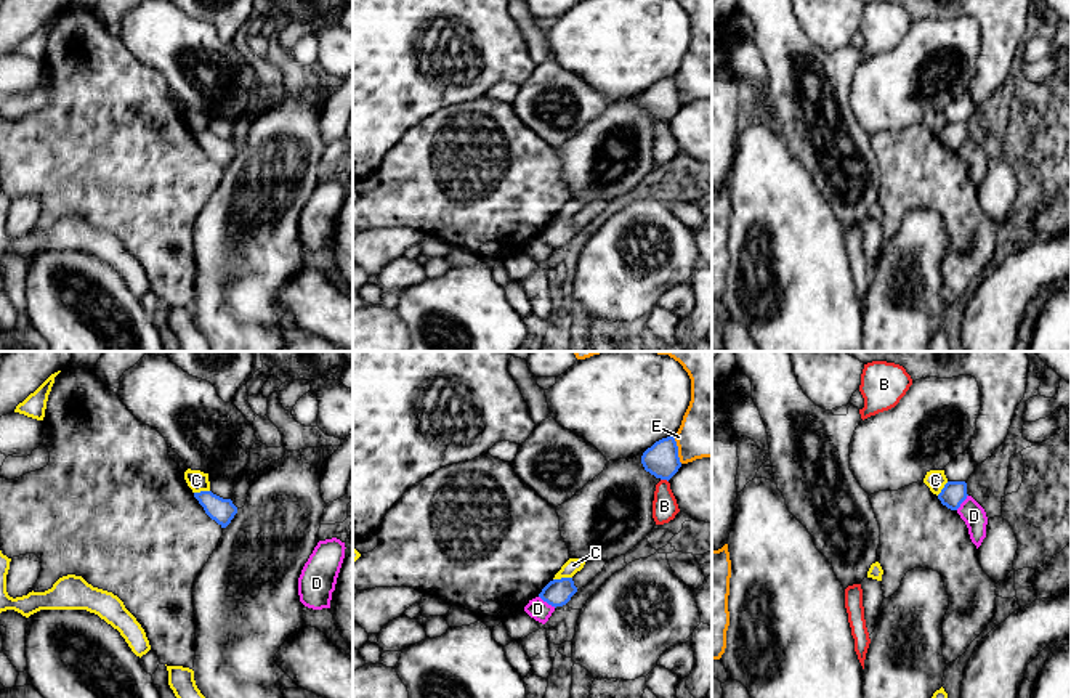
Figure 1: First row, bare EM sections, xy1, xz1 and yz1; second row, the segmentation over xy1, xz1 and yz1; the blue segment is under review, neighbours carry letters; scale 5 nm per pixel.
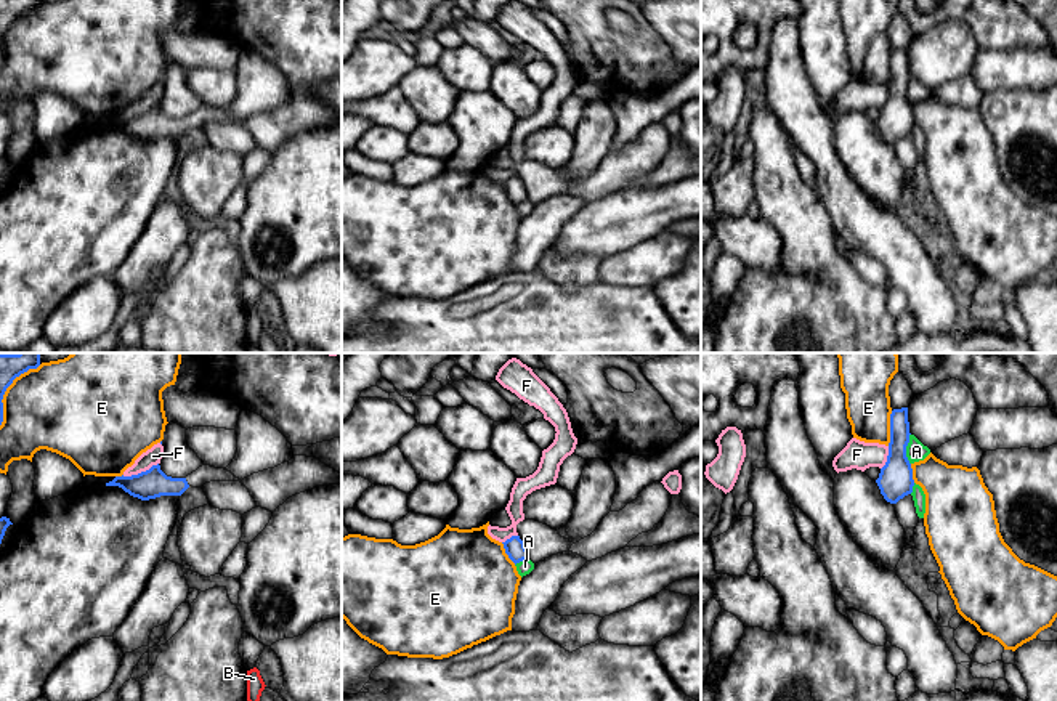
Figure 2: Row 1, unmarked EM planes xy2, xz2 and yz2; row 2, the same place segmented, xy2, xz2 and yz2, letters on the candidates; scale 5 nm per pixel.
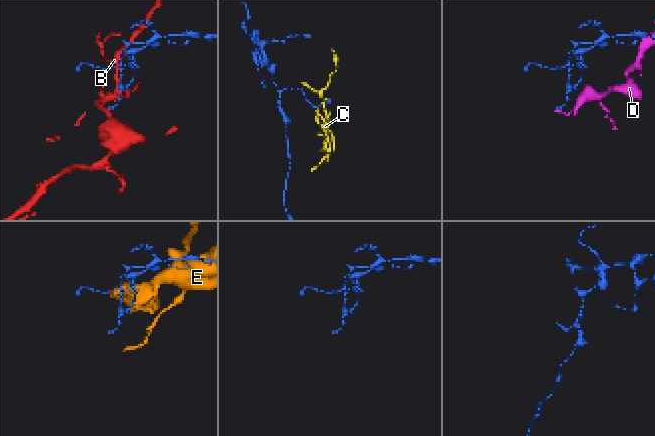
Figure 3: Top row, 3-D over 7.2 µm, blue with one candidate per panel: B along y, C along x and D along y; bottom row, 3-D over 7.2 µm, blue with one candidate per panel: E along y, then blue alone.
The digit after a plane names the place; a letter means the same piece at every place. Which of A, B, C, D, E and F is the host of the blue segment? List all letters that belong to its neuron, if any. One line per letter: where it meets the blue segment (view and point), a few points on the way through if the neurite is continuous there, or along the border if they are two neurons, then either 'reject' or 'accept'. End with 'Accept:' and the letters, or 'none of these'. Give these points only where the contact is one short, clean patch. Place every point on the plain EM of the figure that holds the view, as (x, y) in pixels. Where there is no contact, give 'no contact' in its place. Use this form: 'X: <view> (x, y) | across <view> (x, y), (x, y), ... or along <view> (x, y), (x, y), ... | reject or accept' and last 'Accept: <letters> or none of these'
A: yz2 (905, 90) | reject
B: xz1 (664, 119) | reject
C: xz1 (561, 219) | reject
D: xz1 (547, 243) | along xz1 (539, 236), (555, 247) | reject
E: xy2 (5, 31) | reject
F: xy2 (141, 113) | along xy2 (157, 103), (137, 114), (122, 116) | reject
Accept: none of these

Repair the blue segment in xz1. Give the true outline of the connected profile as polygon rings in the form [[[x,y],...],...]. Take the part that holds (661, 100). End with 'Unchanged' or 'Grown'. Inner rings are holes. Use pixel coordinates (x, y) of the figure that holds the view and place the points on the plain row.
[[[675,77],[662,79],[648,88],[641,96],[641,104],[656,119],[669,122],[681,108]]]. Unchanged

